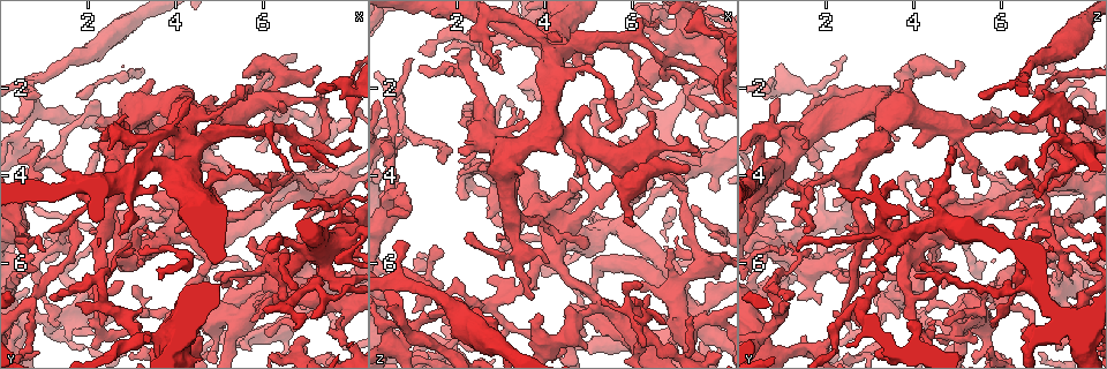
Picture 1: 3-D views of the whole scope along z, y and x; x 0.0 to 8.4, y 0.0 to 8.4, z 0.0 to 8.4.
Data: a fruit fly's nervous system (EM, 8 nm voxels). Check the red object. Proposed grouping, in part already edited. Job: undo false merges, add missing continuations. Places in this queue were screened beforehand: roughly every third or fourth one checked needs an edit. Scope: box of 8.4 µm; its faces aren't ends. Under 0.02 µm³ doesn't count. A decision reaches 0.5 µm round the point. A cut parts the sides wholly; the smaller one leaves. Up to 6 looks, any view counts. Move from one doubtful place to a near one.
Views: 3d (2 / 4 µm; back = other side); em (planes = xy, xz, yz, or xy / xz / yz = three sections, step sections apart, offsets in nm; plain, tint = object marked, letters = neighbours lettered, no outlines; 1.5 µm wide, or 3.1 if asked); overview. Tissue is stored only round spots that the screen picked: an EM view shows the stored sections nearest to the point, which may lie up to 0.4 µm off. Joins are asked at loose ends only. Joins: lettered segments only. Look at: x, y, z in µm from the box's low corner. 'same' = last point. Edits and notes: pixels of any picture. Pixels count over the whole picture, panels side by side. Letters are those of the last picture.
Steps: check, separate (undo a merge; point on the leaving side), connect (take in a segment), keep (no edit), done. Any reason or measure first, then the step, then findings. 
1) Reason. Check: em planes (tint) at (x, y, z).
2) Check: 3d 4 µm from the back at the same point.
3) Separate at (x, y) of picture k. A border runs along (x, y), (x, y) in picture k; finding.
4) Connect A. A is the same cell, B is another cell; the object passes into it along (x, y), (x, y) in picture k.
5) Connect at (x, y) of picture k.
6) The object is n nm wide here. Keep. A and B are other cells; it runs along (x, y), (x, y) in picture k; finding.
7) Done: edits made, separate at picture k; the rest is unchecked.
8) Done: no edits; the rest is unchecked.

Abrupt turn. Check: 3d 4 µm at (7.60, 1.90, 0.60).

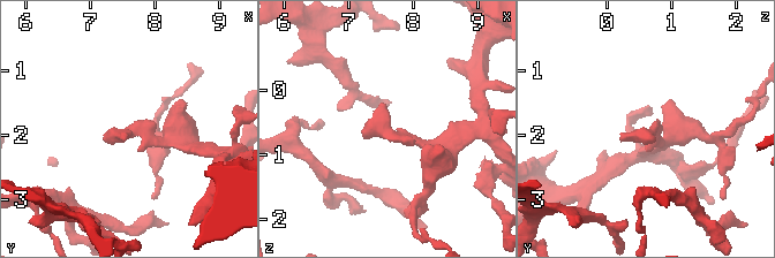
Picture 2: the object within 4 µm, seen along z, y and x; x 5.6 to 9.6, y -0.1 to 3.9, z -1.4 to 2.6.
Check: em xz step 4 (tint) at (7.55, 1.90, 0.65).

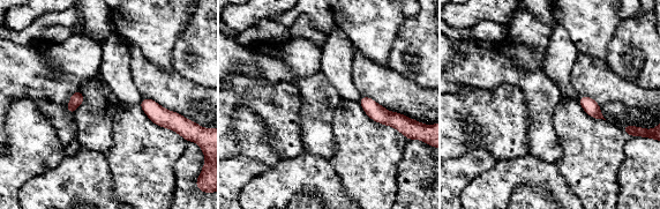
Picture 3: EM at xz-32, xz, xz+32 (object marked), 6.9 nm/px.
Check: em xz step 4 (letters) at the same point.

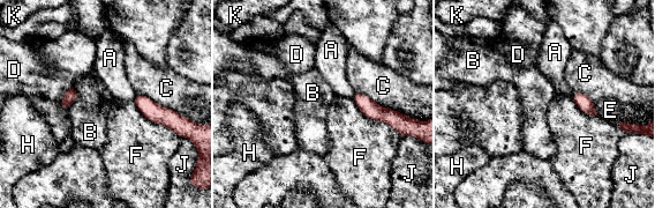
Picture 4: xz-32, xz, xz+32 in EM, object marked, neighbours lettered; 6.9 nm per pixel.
Keep. A, B, C, D, E, F, H, J and K are other cells; a border runs along (137, 94), (143, 94), (174, 111) in picture 4; one cell here.

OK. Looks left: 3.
Abrupt turn. Check: 3d 2 µm at (2.30, 7.55, 4.20).

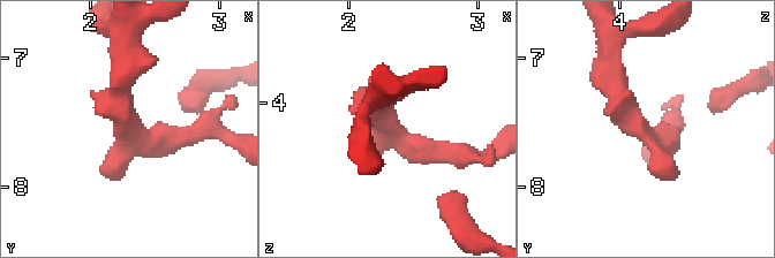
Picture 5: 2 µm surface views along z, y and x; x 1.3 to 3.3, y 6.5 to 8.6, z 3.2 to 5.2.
Check: em planes (tint) at (2.34, 7.50, 4.14).

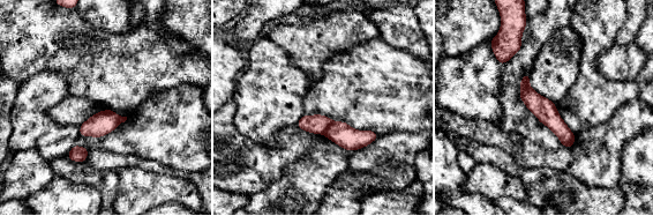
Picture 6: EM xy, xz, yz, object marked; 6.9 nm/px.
See the neighbours. Check: em planes (letters) at the same point.

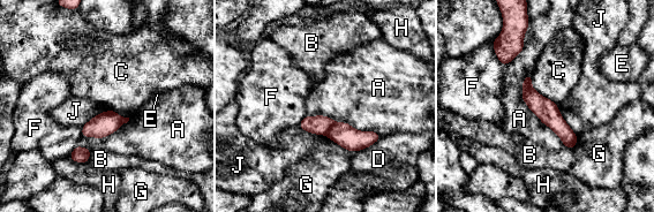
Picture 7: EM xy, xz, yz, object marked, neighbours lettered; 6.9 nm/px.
The longest contact is with A, 550 nm. Keep. A, B, C, D, E, F, G, H and J are other cells; a border runs along (531, 74), (531, 85), (557, 105) in picture 7; all the same cell.

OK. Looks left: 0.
Done: no edits; the rest is unchecked.

